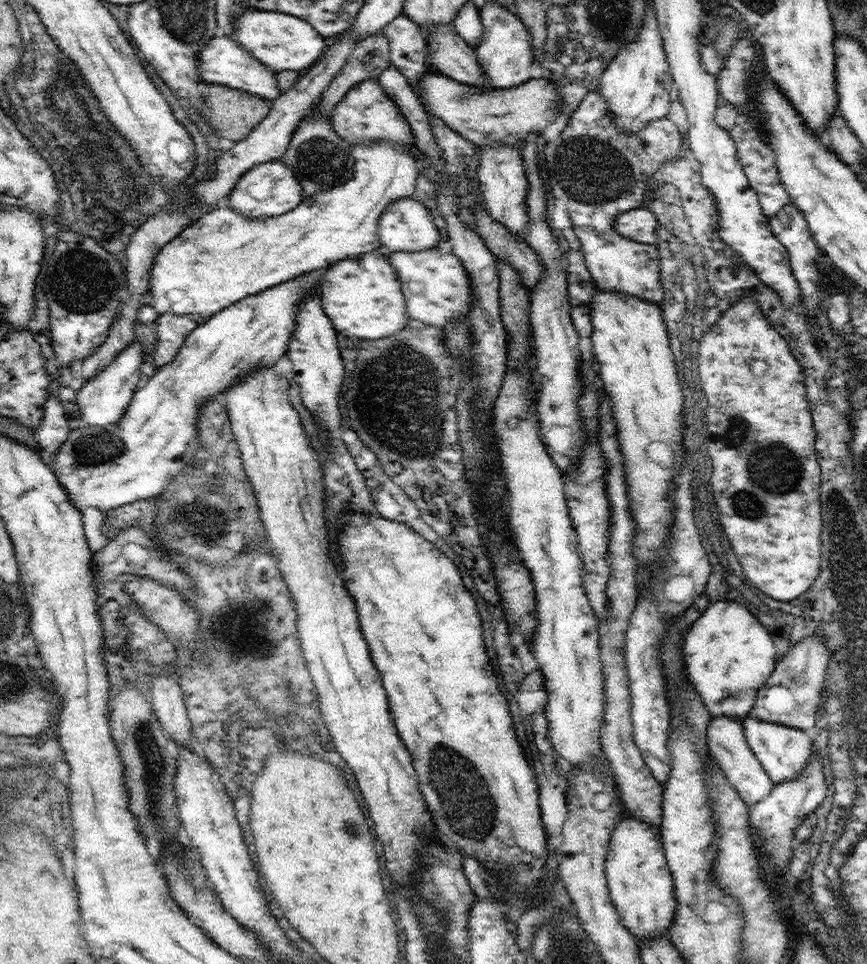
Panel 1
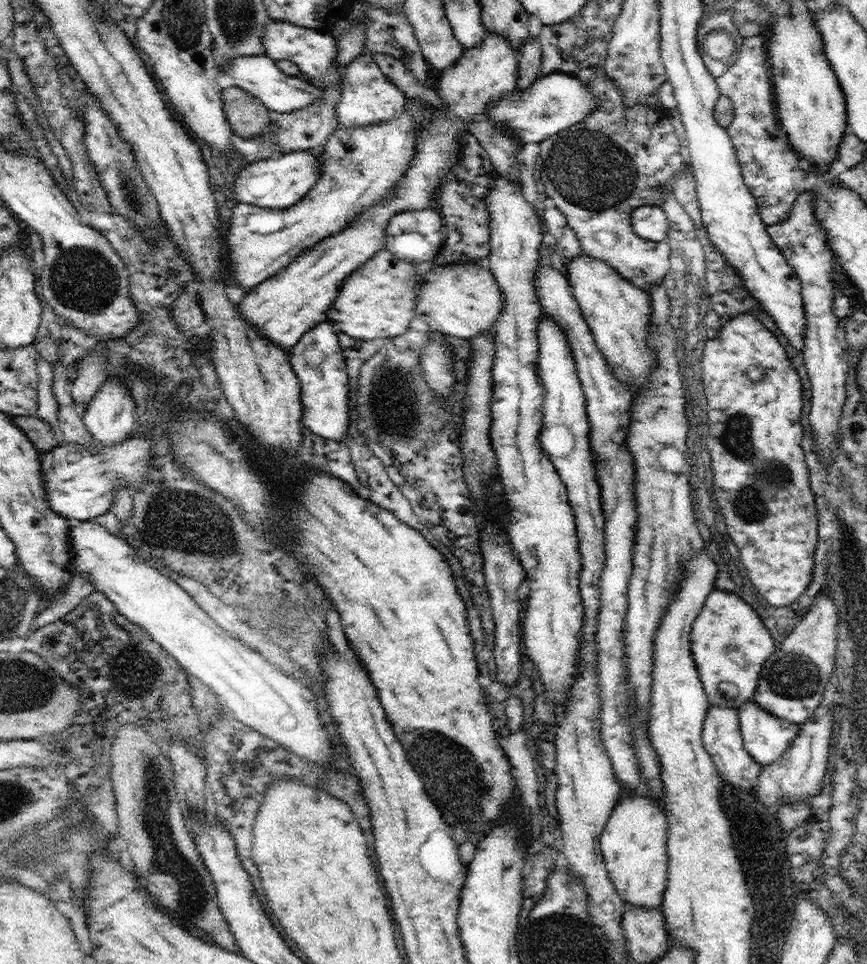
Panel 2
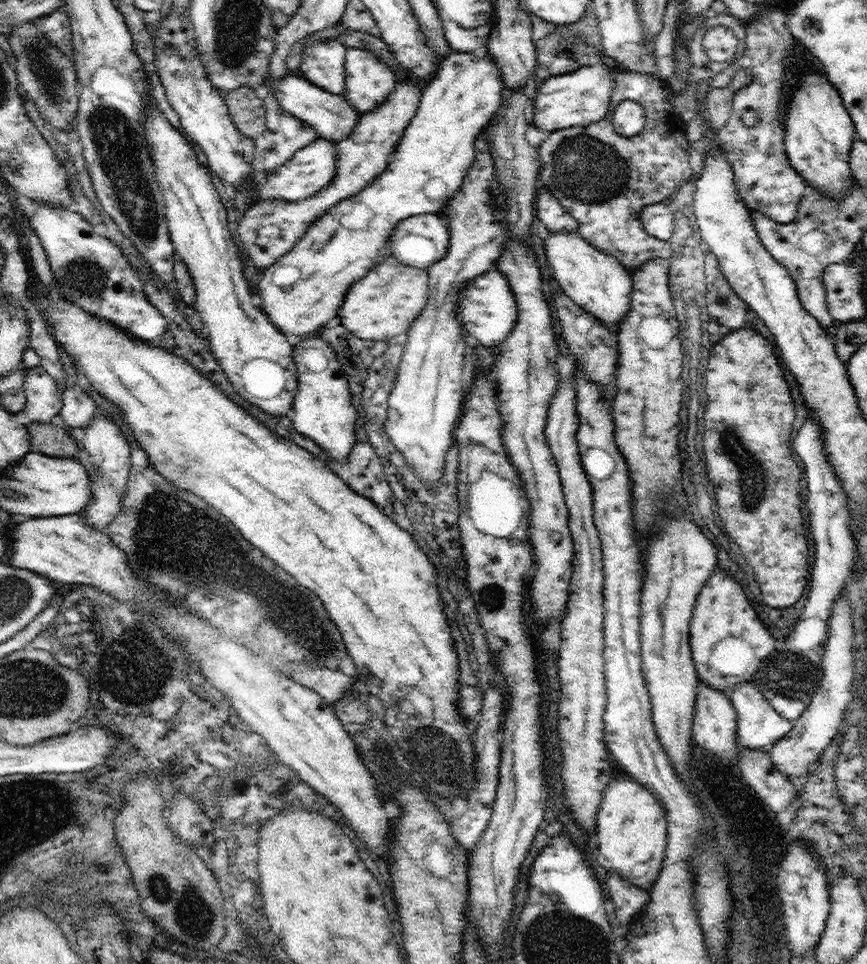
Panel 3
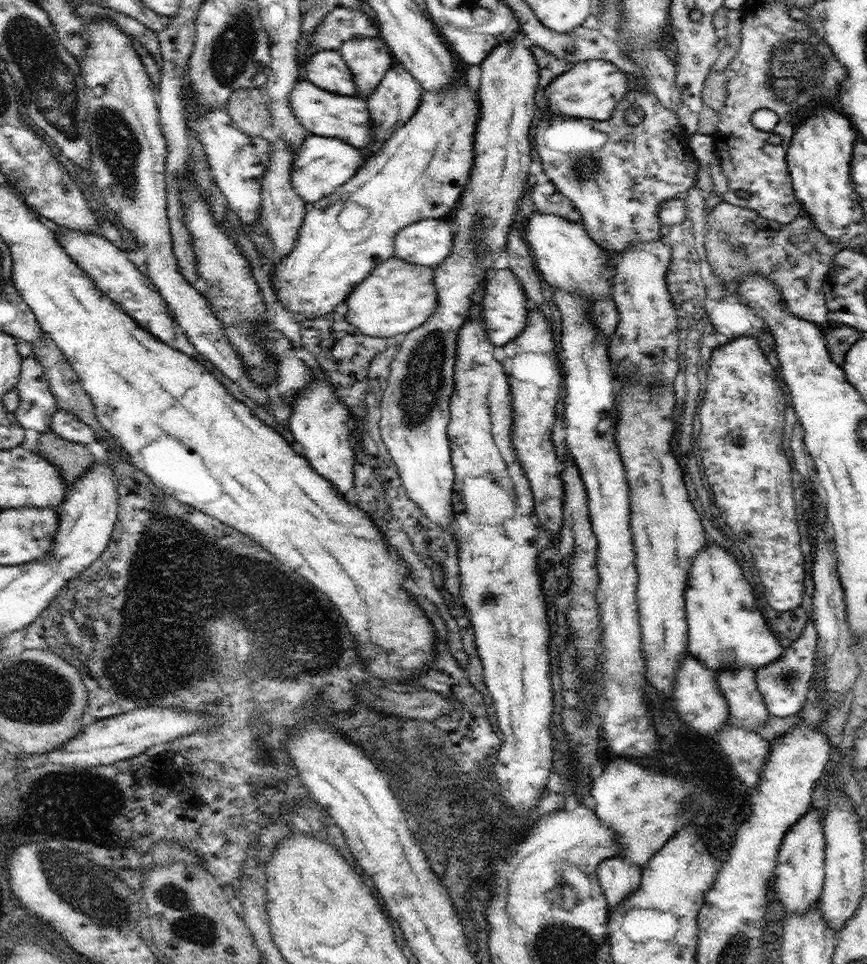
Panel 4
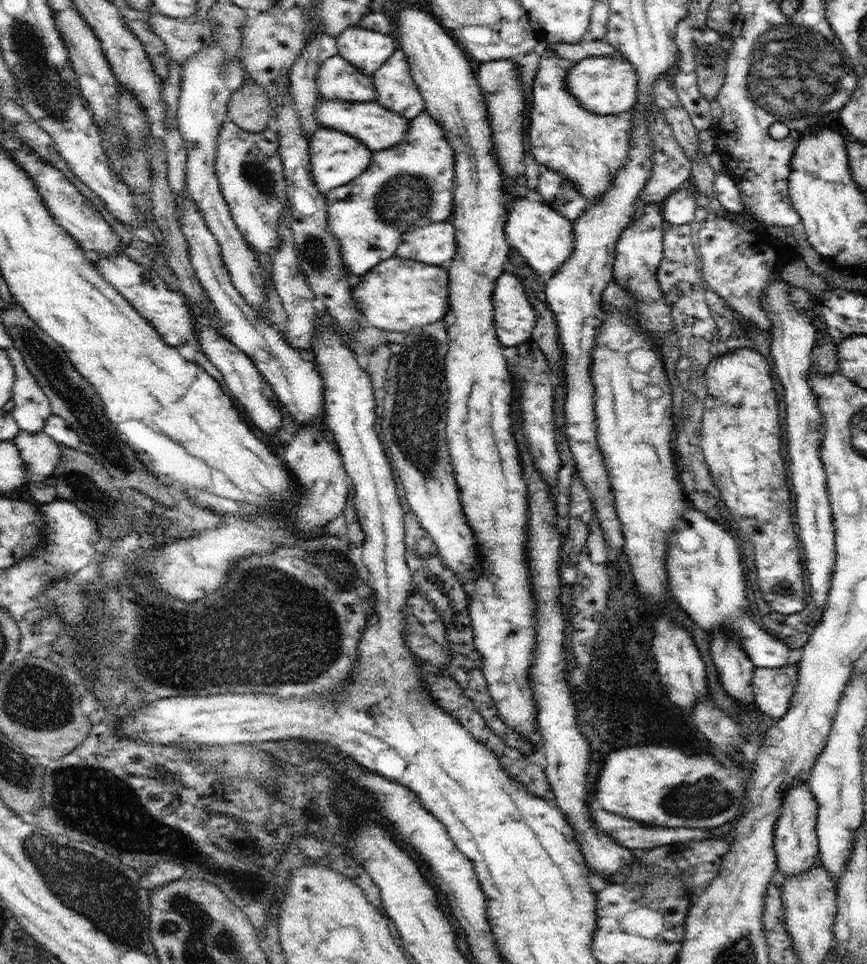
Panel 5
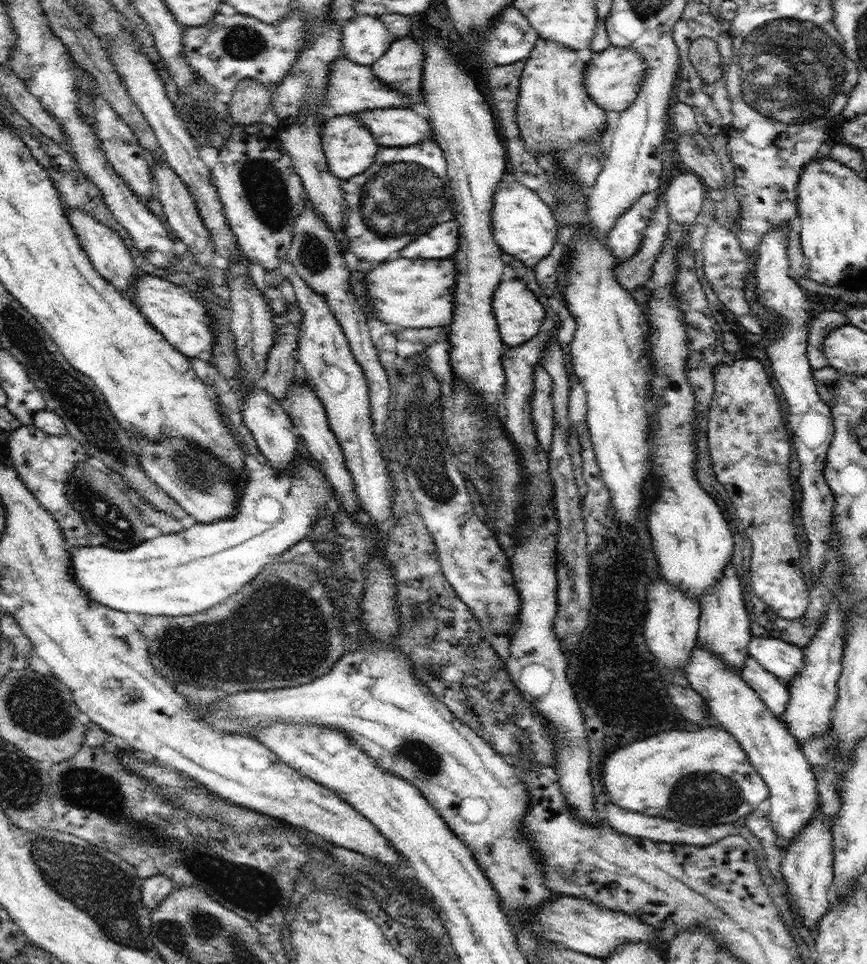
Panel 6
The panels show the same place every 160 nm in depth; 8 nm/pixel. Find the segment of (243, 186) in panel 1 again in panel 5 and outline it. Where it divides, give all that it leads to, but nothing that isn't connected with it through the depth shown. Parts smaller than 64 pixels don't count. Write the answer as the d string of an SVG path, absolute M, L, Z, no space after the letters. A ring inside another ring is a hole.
M327 126L318 127L309 138L309 143L311 173L316 186L324 195L332 188L351 183L368 168L372 160L373 151L365 144L341 130Z

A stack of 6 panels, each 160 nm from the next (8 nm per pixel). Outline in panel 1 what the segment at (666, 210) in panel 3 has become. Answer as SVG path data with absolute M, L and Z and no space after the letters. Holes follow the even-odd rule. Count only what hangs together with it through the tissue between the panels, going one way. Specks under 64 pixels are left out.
M644 205L620 213L613 222L613 229L622 236L639 243L654 244L657 239L656 215Z

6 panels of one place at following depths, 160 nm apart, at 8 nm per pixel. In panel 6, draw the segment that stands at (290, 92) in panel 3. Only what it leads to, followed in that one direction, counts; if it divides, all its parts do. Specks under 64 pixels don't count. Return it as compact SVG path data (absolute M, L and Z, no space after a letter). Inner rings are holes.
M376 108L354 115L370 130L379 146L403 147L433 139L429 120L411 108Z

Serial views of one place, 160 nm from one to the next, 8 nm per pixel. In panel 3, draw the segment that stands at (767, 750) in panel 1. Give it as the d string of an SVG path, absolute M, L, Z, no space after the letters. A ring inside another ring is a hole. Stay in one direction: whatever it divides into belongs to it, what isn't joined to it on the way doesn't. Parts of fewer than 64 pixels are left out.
M752 679L730 689L728 695L737 712L737 737L743 747L749 748L749 750L761 748L761 750L769 751L776 742L791 731L793 721L786 720L770 706Z

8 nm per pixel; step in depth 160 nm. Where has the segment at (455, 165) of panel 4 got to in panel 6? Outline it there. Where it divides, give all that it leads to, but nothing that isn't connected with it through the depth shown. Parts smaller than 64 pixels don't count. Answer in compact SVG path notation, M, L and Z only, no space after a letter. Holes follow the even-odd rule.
M434 139L403 147L380 146L375 161L364 172L343 180L342 184L345 206L343 231L349 242L349 252L355 254L359 260L368 260L375 264L384 262L392 252L398 252L410 244L415 239L414 236L423 235L438 224L455 219L447 160Z

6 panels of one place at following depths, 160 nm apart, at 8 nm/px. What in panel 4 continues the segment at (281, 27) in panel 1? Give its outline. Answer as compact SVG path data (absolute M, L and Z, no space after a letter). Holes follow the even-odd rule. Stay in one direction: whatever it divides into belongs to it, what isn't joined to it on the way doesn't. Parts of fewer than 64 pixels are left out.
M324 50L310 56L305 64L305 75L305 79L318 88L339 95L357 96L352 71L339 50Z

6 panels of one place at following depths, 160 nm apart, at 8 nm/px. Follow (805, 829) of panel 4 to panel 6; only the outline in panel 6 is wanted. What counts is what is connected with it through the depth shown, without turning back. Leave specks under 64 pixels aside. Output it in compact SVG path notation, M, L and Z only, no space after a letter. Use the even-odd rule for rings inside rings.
M697 640L691 659L684 672L689 685L704 698L711 716L727 730L744 749L748 760L769 789L770 812L768 817L777 836L780 849L786 851L790 844L810 823L819 808L815 773L804 756L802 746L790 734L787 724L776 716L752 690L740 672L730 670L725 662L702 646Z

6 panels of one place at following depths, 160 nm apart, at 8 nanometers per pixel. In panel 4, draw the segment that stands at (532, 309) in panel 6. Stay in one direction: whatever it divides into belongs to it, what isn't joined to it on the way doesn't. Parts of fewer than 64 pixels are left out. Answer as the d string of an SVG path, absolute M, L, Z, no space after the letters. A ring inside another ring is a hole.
M509 269L492 271L486 279L482 294L482 315L484 315L484 329L488 333L488 339L494 347L500 351L506 344L520 336L528 322L527 296L523 286L516 275Z

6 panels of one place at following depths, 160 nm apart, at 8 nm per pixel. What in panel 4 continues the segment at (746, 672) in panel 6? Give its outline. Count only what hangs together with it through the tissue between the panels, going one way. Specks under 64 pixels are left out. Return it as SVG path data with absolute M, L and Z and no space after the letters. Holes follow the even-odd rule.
M809 618L800 636L791 645L785 647L778 660L772 661L768 666L755 669L757 687L770 714L774 714L778 718L786 718L792 714L798 715L803 709L817 667L817 638L818 633L814 619Z

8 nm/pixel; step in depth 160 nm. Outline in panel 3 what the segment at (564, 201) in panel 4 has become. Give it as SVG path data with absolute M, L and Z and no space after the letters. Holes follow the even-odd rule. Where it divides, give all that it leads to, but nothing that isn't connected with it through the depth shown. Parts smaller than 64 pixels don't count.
M542 184L546 192L537 194L535 200L535 216L537 216L549 232L572 230L577 232L578 221L560 204L560 201Z

